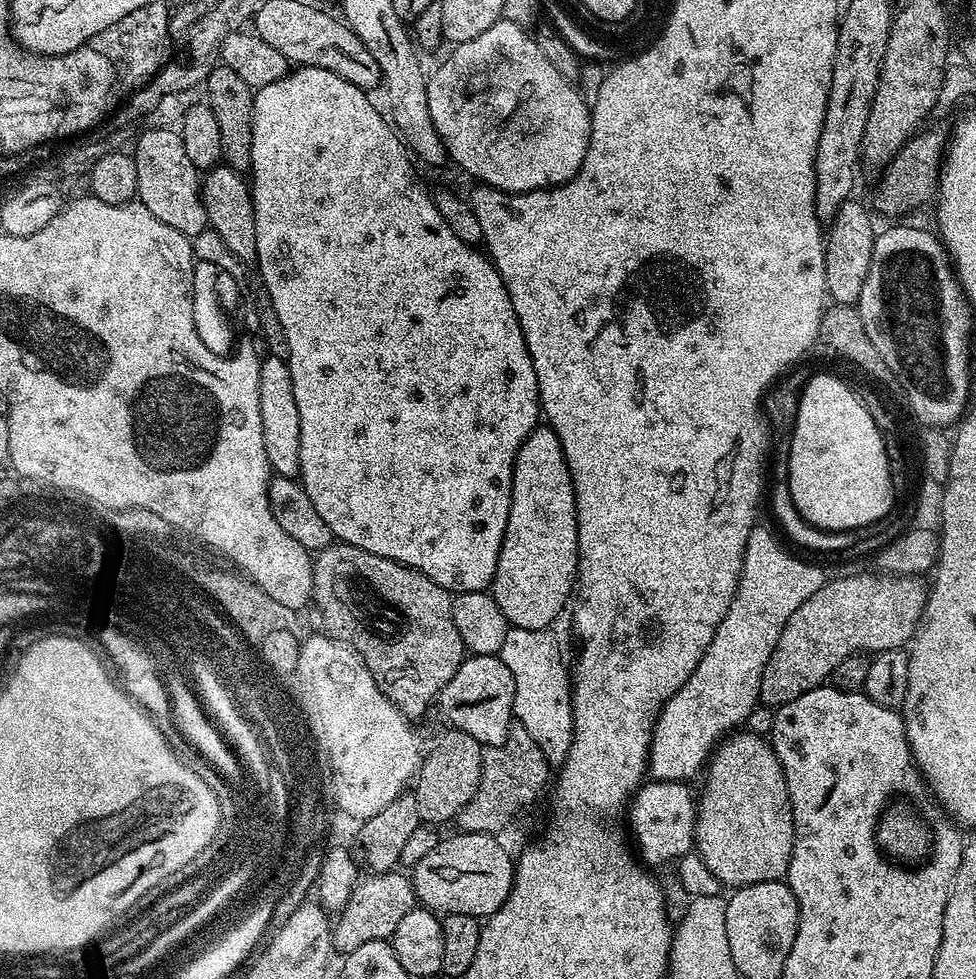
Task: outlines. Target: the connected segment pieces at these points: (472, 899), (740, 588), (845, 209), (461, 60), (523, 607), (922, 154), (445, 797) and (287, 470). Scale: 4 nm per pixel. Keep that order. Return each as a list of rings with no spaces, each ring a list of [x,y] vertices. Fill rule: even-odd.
[[[460,832],[449,838],[441,839],[440,845],[422,862],[411,865],[410,879],[412,888],[416,891],[416,899],[423,907],[437,913],[470,914],[477,918],[493,916],[503,906],[512,889],[514,875],[513,857],[508,857],[508,852],[499,844],[495,835],[486,833]]]
[[[753,528],[750,538],[744,547],[744,565],[740,571],[740,581],[736,587],[734,598],[694,674],[686,678],[686,682],[674,693],[664,708],[652,731],[652,746],[648,749],[647,775],[653,781],[665,784],[688,782],[696,771],[707,765],[718,741],[729,730],[736,730],[755,708],[760,699],[760,683],[766,670],[766,662],[770,662],[770,654],[774,654],[774,646],[786,626],[790,622],[790,614],[817,592],[826,583],[826,575],[820,568],[791,556],[776,541],[776,536],[768,528]]]
[[[856,198],[842,202],[828,229],[824,245],[827,295],[837,304],[855,305],[862,294],[866,274],[870,274],[870,258],[874,254],[877,229],[872,229],[871,218],[864,213],[863,206],[856,201]]]
[[[502,18],[494,26],[490,26],[490,30],[478,34],[478,38],[470,38],[470,42],[455,45],[451,49],[452,53],[441,62],[440,69],[428,76],[430,118],[438,130],[447,159],[453,160],[466,175],[473,176],[481,185],[497,188],[503,192],[533,192],[539,188],[549,189],[562,185],[567,180],[572,180],[586,158],[586,150],[592,133],[592,114],[586,100],[584,104],[583,98],[576,93],[576,88],[572,85],[573,81],[569,77],[563,76],[554,66],[554,62],[550,62],[550,58],[546,58],[546,54],[542,54],[542,50],[538,50],[535,35],[528,33],[527,36],[526,33],[528,32],[523,27]]]
[[[537,426],[535,430],[526,438],[526,442],[518,450],[516,461],[514,462],[514,470],[512,471],[512,505],[510,506],[510,514],[506,522],[506,534],[502,538],[502,550],[498,554],[498,566],[496,573],[490,585],[490,593],[494,602],[498,604],[498,609],[508,620],[509,625],[522,630],[542,631],[551,629],[552,623],[560,616],[560,611],[569,607],[570,601],[574,596],[576,587],[576,572],[580,569],[580,551],[578,550],[578,526],[576,525],[576,495],[574,494],[574,486],[570,478],[570,470],[568,463],[564,457],[562,446],[558,442],[558,434],[552,428],[547,426]]]
[[[932,128],[929,132],[917,131],[894,154],[890,163],[885,164],[879,173],[880,185],[876,188],[876,208],[884,216],[892,216],[895,212],[904,212],[915,204],[931,201],[934,189],[938,184],[940,166],[946,151],[946,132],[940,128]]]
[[[452,728],[436,740],[432,749],[427,749],[419,773],[414,781],[414,795],[418,802],[418,814],[428,826],[441,826],[455,821],[459,812],[467,806],[479,791],[483,770],[484,748],[477,740],[462,730]]]
[[[270,355],[260,361],[258,374],[258,407],[262,409],[262,438],[266,442],[266,458],[277,476],[299,477],[300,439],[302,438],[302,418],[298,414],[298,402],[294,402],[294,381],[290,379],[287,359]]]

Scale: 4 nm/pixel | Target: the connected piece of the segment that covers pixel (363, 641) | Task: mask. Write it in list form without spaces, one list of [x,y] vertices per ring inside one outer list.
[[[333,542],[316,552],[312,562],[311,603],[320,611],[323,631],[361,656],[384,697],[409,718],[422,715],[431,704],[433,707],[441,690],[466,659],[466,649],[452,617],[453,597],[453,593],[426,578],[426,574],[343,542]]]

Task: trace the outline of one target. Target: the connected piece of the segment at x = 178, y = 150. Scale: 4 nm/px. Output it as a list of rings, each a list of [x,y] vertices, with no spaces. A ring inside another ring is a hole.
[[[152,128],[149,132],[142,133],[140,141],[137,142],[136,149],[134,149],[134,155],[138,166],[136,195],[139,203],[144,204],[146,210],[150,210],[150,214],[154,214],[154,218],[158,218],[158,222],[166,222],[166,226],[174,226],[174,230],[178,230],[184,236],[191,238],[202,234],[202,230],[209,227],[204,202],[200,199],[202,176],[194,166],[194,162],[190,162],[190,158],[186,158],[186,146],[182,146],[179,131],[167,132],[164,128]]]

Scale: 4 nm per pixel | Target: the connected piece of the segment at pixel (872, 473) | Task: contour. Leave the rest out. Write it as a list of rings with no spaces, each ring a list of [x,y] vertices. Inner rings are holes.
[[[816,376],[813,380],[809,379],[805,383],[799,397],[798,407],[796,410],[796,428],[792,432],[792,445],[788,451],[788,489],[792,495],[794,506],[798,514],[806,522],[810,522],[815,528],[822,528],[825,532],[849,532],[851,528],[866,528],[876,526],[887,517],[888,513],[893,511],[891,466],[888,464],[887,446],[885,444],[886,436],[880,432],[874,422],[874,418],[868,413],[867,407],[855,391],[851,392],[842,381],[836,376]]]

